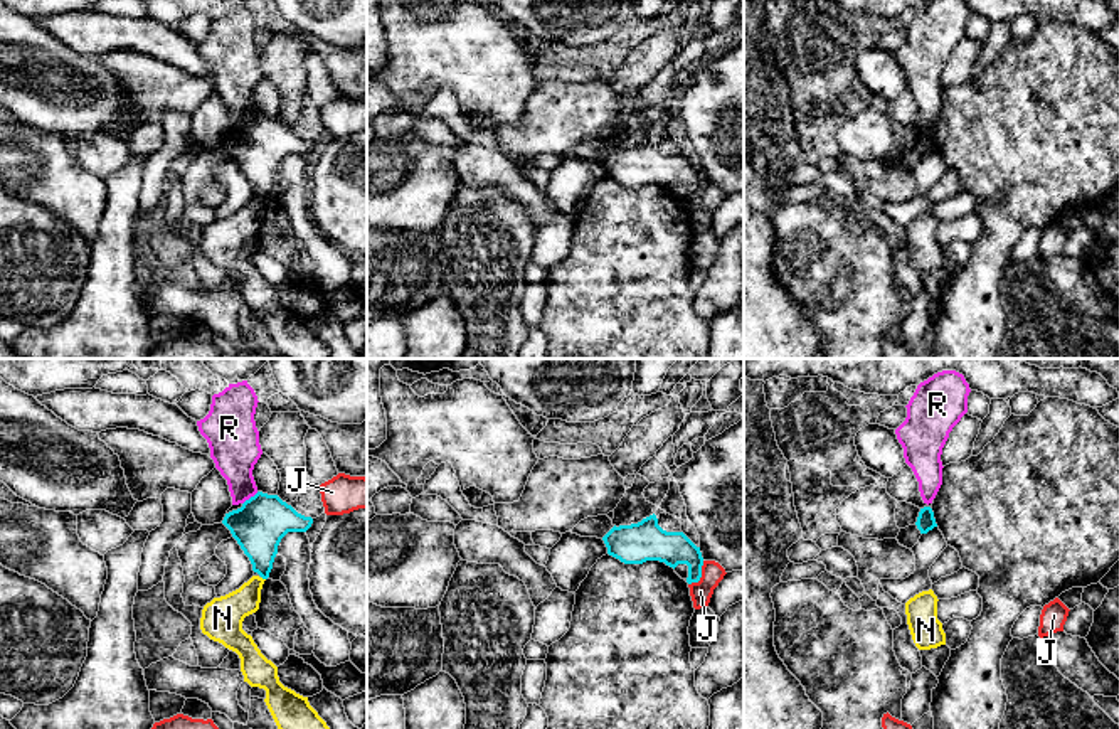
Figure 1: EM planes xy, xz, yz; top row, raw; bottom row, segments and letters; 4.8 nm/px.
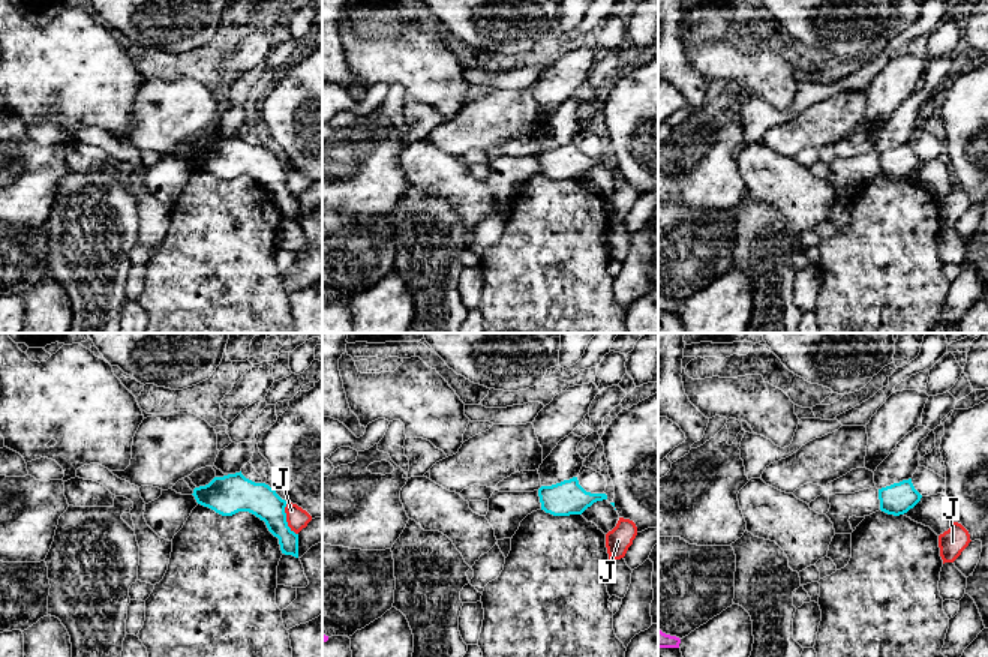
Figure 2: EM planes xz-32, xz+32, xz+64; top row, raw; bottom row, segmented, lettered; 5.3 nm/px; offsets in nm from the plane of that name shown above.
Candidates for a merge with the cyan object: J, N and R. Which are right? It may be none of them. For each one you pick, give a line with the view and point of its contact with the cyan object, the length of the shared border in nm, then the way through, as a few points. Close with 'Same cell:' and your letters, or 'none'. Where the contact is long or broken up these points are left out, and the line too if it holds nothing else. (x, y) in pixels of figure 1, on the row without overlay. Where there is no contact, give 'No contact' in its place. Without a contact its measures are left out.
Same cell: none

